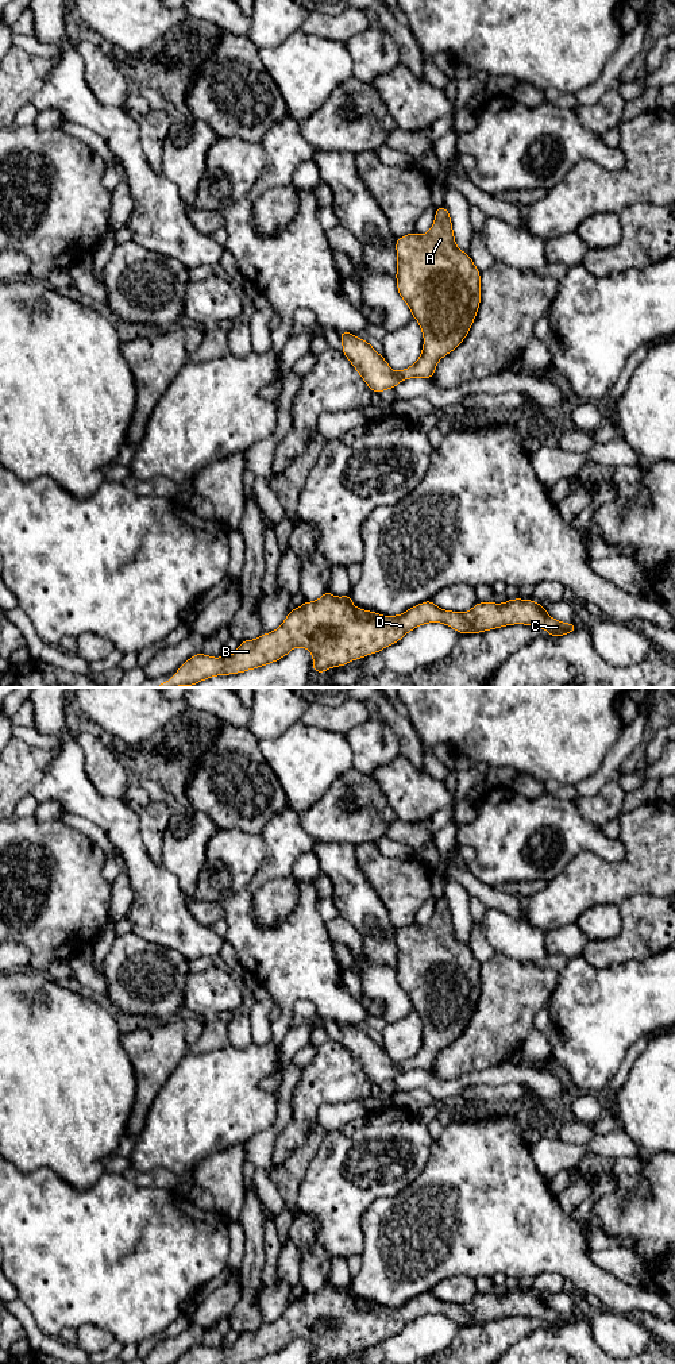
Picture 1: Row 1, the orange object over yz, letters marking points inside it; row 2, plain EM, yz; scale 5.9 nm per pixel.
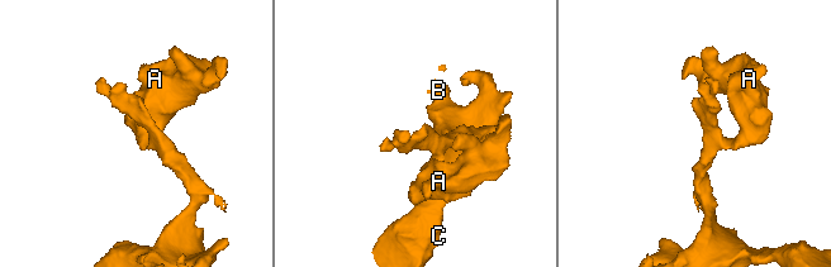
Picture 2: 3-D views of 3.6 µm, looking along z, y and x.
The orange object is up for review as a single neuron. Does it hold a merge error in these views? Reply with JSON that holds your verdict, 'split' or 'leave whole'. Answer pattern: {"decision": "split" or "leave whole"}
{"decision": "leave whole"}

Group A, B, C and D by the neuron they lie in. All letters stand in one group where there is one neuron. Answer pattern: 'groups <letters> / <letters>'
groups A B C D

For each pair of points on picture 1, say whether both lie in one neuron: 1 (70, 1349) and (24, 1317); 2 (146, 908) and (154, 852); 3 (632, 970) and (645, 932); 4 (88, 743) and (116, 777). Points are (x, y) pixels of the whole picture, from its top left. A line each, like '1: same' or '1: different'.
1: same
2: different
3: different
4: same

